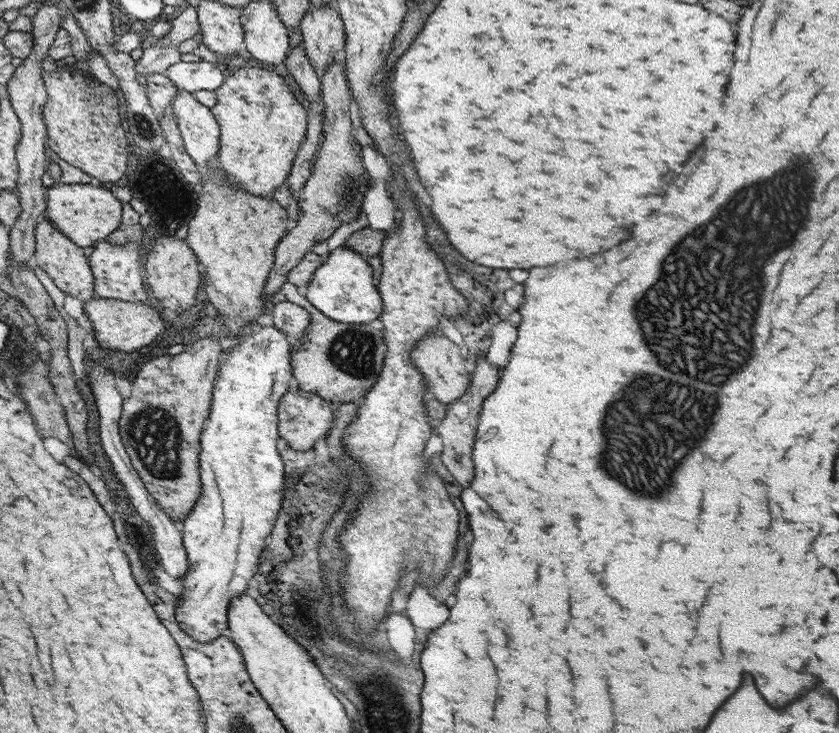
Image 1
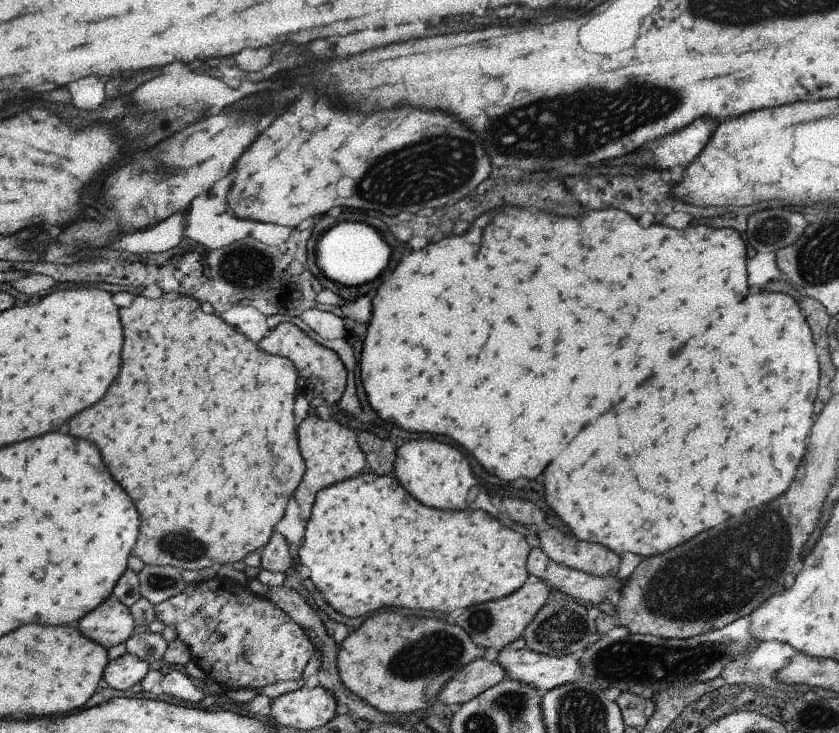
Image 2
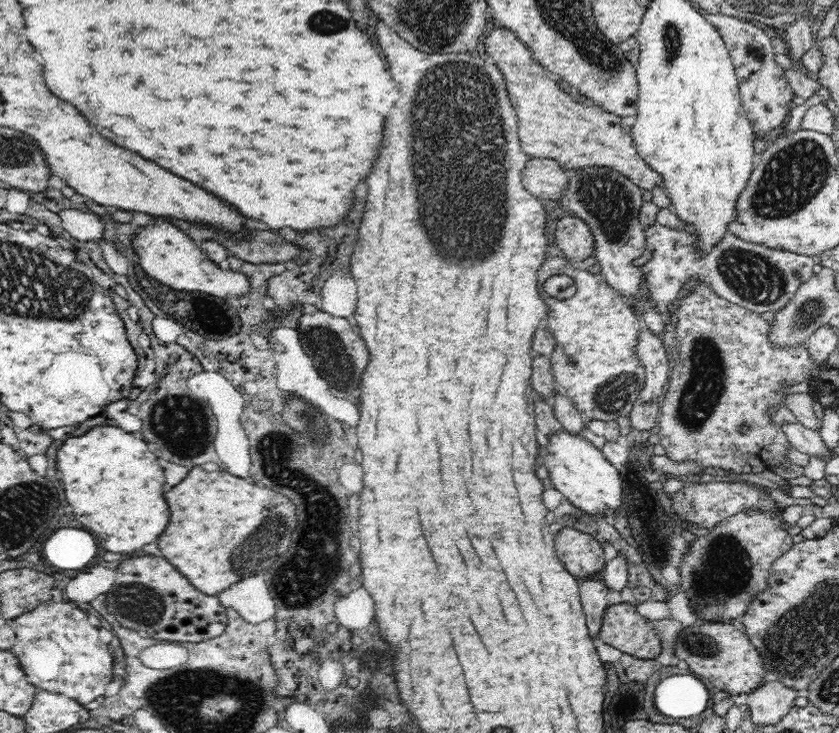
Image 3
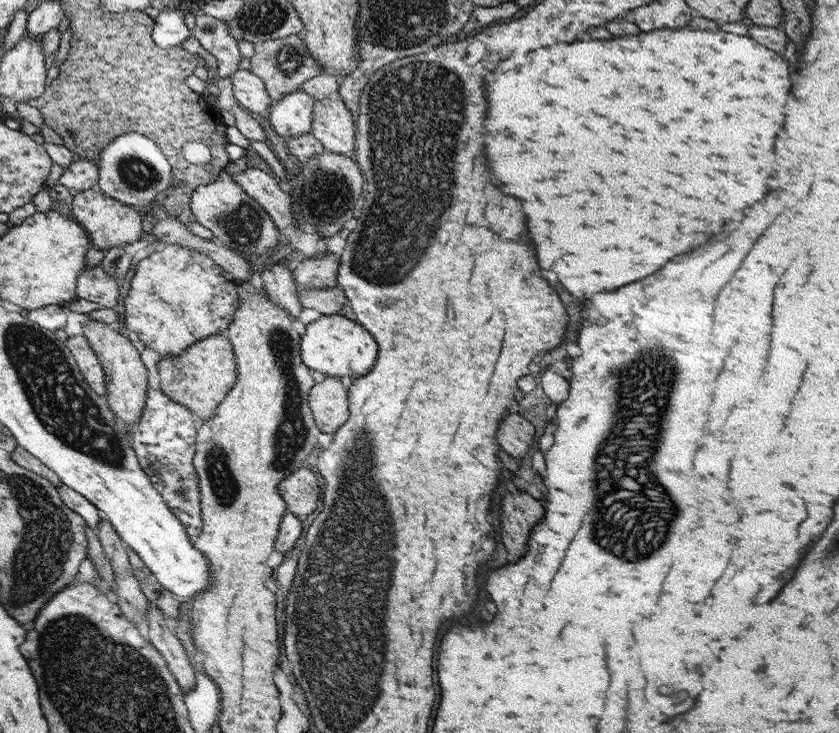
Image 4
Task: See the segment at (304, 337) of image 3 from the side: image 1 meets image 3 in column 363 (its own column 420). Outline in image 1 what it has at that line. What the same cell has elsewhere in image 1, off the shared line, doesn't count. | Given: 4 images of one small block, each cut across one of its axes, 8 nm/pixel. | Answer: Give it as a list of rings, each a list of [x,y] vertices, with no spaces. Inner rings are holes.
[[[439,332],[425,334],[409,350],[409,360],[411,360],[411,366],[415,366],[417,372],[423,376],[429,398],[439,400],[445,406],[465,394],[469,380],[471,380],[471,370],[469,370],[469,364],[465,362],[465,358],[461,356],[461,348],[455,342],[451,342],[449,338],[441,336]]]

